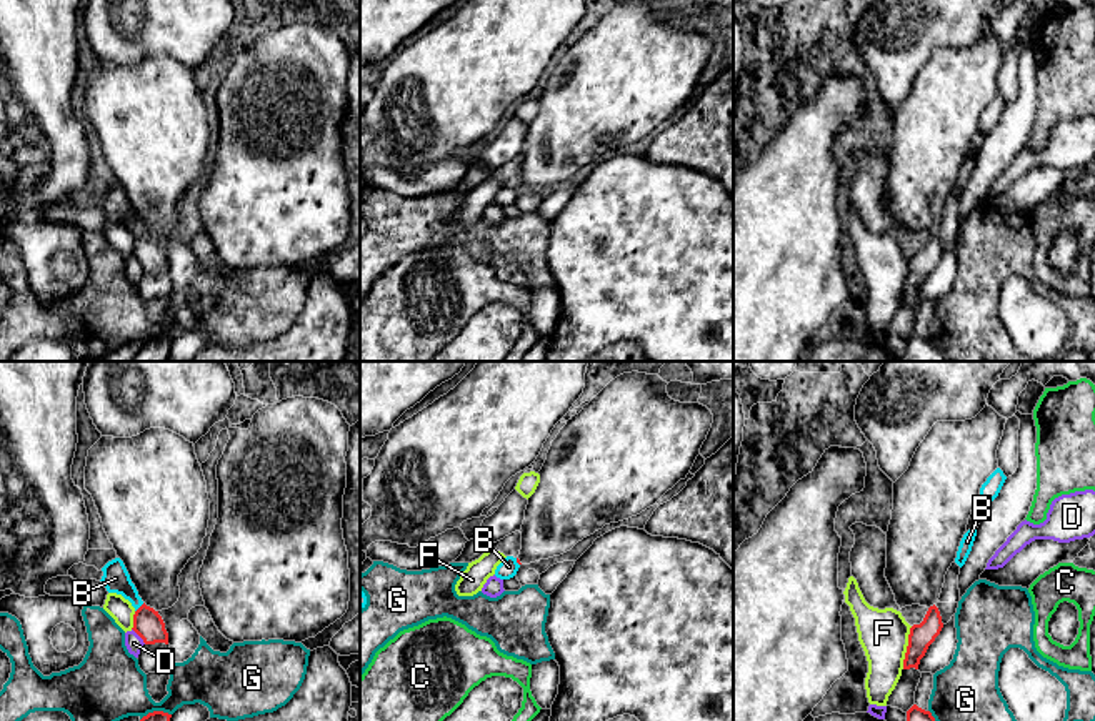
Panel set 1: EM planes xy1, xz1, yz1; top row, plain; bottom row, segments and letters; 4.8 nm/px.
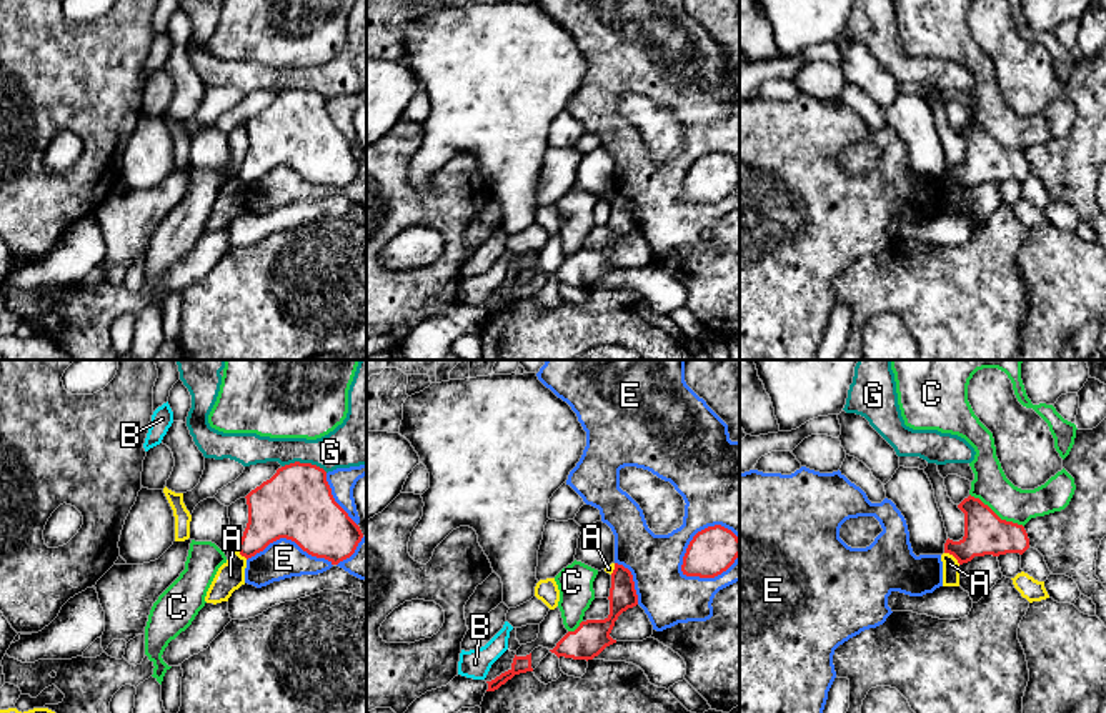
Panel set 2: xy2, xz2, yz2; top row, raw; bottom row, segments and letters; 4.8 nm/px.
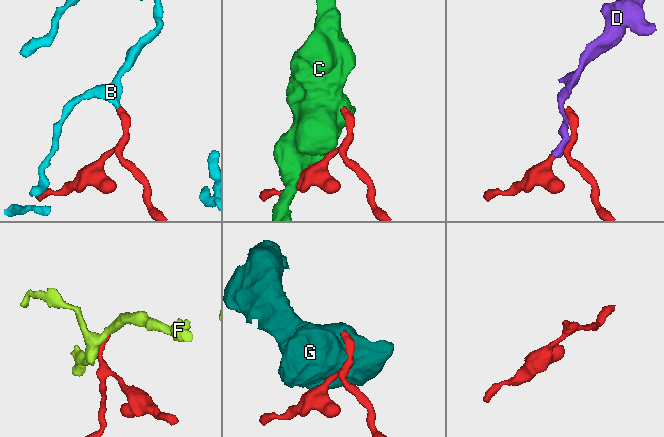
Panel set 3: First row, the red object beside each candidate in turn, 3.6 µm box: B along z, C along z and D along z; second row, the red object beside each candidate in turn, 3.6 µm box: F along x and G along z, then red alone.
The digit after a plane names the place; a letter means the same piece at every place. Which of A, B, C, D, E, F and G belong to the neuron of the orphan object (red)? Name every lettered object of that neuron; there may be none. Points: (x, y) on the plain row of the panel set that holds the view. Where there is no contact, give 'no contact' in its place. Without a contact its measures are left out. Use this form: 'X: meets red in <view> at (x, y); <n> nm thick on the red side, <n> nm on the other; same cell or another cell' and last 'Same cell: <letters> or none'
A: meets red in yz2 at (953, 182); 200 nm thick on the red side, 80 nm on the other; another cell
B: meets red in xy1 at (139, 235); 140 nm thick on the red side, 130 nm on the other; same cell
C: meets red in yz2 at (995, 140); 200 nm thick on the red side, 170 nm on the other; another cell
D: meets red in xy1 at (139, 262); 140 nm thick on the red side, 90 nm on the other; another cell
E: meets red in xz2 at (697, 160); 220 nm thick on the red side, 360 nm on the other; another cell
F: meets red in yz1 at (907, 275); 120 nm thick on the red side, 240 nm on the other; another cell
G: meets red in xy2 at (305, 90); 340 nm thick on the red side, 220 nm on the other; another cell
Same cell: B

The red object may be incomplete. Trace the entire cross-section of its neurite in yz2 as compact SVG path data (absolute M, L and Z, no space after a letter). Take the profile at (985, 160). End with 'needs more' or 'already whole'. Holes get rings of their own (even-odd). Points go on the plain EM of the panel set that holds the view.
M969 122L958 135L964 140L964 163L959 168L948 165L944 180L953 182L959 192L984 182L1023 182L1029 175L1024 153L1001 147L979 125Z; already whole

